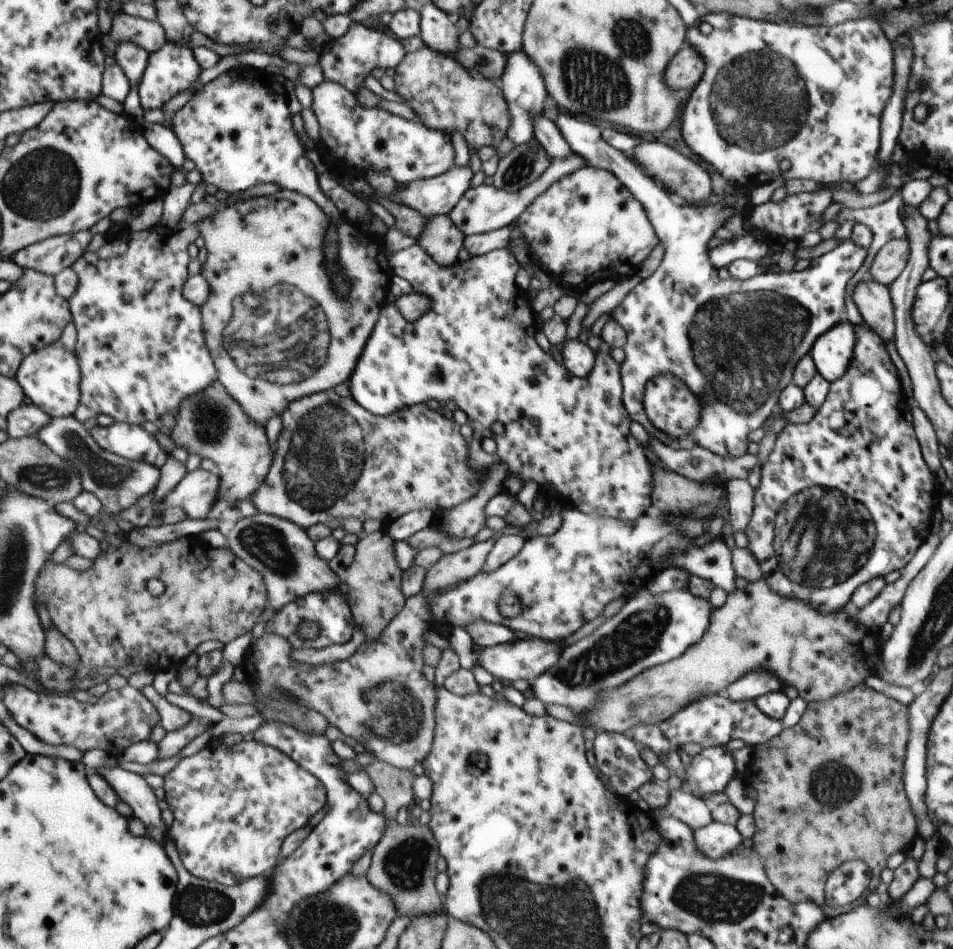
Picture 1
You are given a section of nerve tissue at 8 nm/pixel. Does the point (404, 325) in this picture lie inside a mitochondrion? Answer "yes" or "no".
no

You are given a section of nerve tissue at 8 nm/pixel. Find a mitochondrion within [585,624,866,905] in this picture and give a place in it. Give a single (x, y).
(837, 783)

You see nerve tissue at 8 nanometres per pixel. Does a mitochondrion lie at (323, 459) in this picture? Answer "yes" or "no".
yes

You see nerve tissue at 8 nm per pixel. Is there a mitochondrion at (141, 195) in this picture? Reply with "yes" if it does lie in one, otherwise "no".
no

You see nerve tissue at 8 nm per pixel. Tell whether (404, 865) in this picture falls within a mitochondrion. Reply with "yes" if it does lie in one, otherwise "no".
yes

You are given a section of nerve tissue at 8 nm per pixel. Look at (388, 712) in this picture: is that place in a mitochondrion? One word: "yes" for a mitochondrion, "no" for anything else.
yes

